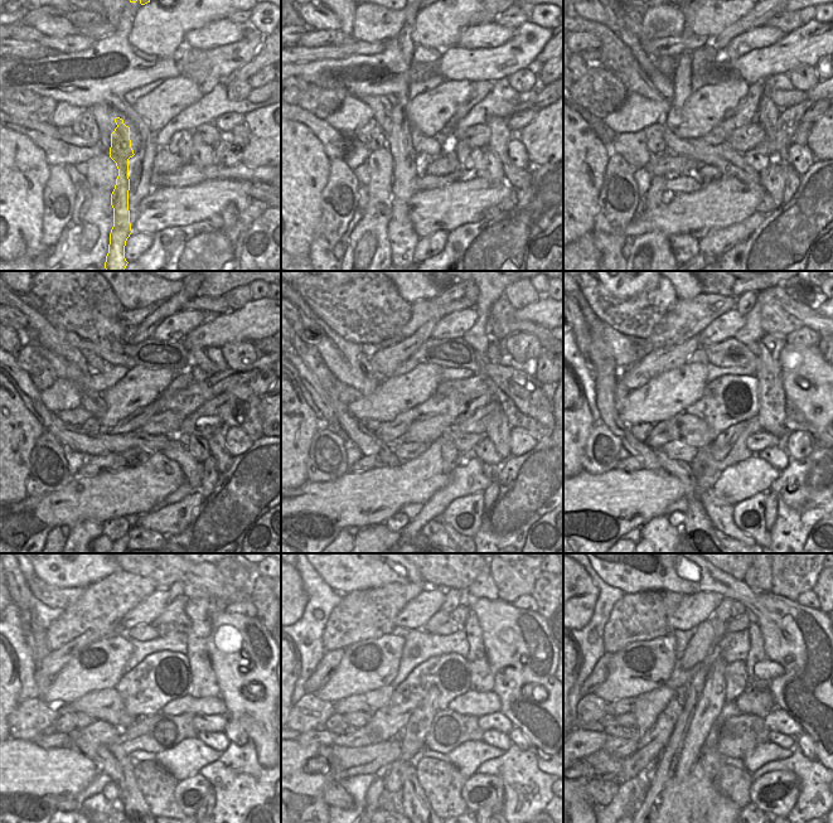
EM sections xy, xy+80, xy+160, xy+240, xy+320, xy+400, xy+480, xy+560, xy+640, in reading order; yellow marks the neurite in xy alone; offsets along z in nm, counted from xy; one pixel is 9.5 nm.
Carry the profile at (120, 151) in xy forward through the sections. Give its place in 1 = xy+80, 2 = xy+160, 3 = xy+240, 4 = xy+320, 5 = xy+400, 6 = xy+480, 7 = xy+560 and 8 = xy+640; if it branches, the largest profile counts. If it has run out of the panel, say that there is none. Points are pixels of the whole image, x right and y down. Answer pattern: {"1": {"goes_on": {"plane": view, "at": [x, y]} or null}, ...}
{"1": {"goes_on": {"plane": "xy+80", "at": [402, 236]}}, "2": {"goes_on": {"plane": "xy+160", "at": [682, 77]}}, "3": {"goes_on": {"plane": "xy+240", "at": [117, 527]}}, "4": {"goes_on": {"plane": "xy+320", "at": [397, 522]}}, "5": {"goes_on": {"plane": "xy+400", "at": [677, 518]}}, "6": {"goes_on": {"plane": "xy+480", "at": [111, 792]}}, "7": {"goes_on": {"plane": "xy+560", "at": [391, 775]}}, "8": {"goes_on": {"plane": "xy+640", "at": [712, 698]}}}

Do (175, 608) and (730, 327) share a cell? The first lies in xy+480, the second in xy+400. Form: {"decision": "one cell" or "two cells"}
{"decision": "two cells"}

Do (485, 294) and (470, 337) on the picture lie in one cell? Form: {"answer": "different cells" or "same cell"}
{"answer": "same cell"}

